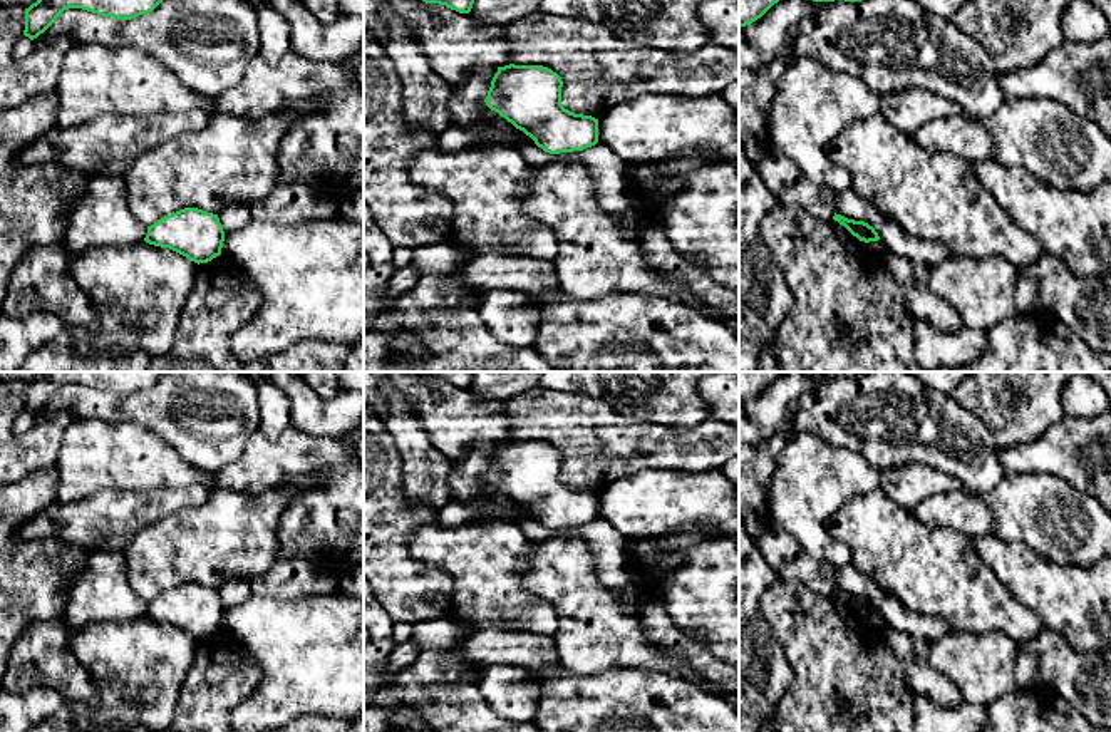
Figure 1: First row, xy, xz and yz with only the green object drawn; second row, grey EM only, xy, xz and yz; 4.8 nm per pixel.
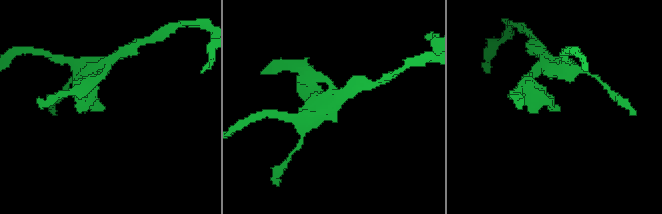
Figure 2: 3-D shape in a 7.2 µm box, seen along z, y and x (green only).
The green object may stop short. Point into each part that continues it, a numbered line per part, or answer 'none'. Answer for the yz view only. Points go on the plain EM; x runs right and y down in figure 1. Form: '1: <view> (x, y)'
none

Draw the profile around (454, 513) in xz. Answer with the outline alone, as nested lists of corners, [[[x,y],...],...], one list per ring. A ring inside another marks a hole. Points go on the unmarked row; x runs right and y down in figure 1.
[[[451,499],[437,511],[437,524],[444,528],[456,528],[471,523],[479,513],[506,513],[508,508],[493,499],[478,499],[473,503],[461,503]]]

